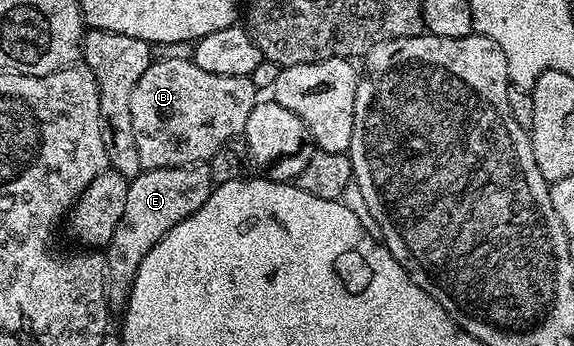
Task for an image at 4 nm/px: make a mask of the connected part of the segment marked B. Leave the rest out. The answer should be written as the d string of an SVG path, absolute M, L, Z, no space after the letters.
M155 58L144 77L132 89L132 133L136 137L136 150L140 152L140 165L147 171L165 167L193 167L209 164L214 154L227 143L237 140L245 132L248 113L259 102L260 91L249 75L217 75L200 69L193 58Z

